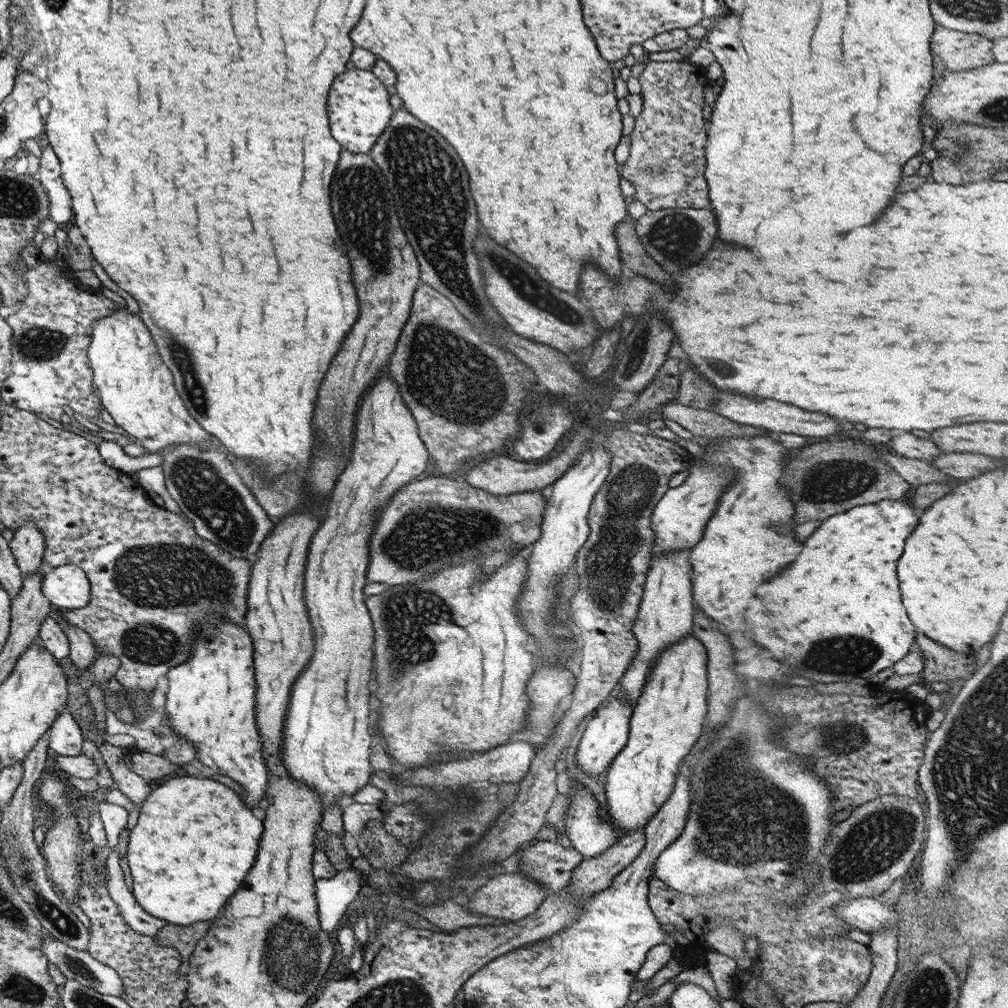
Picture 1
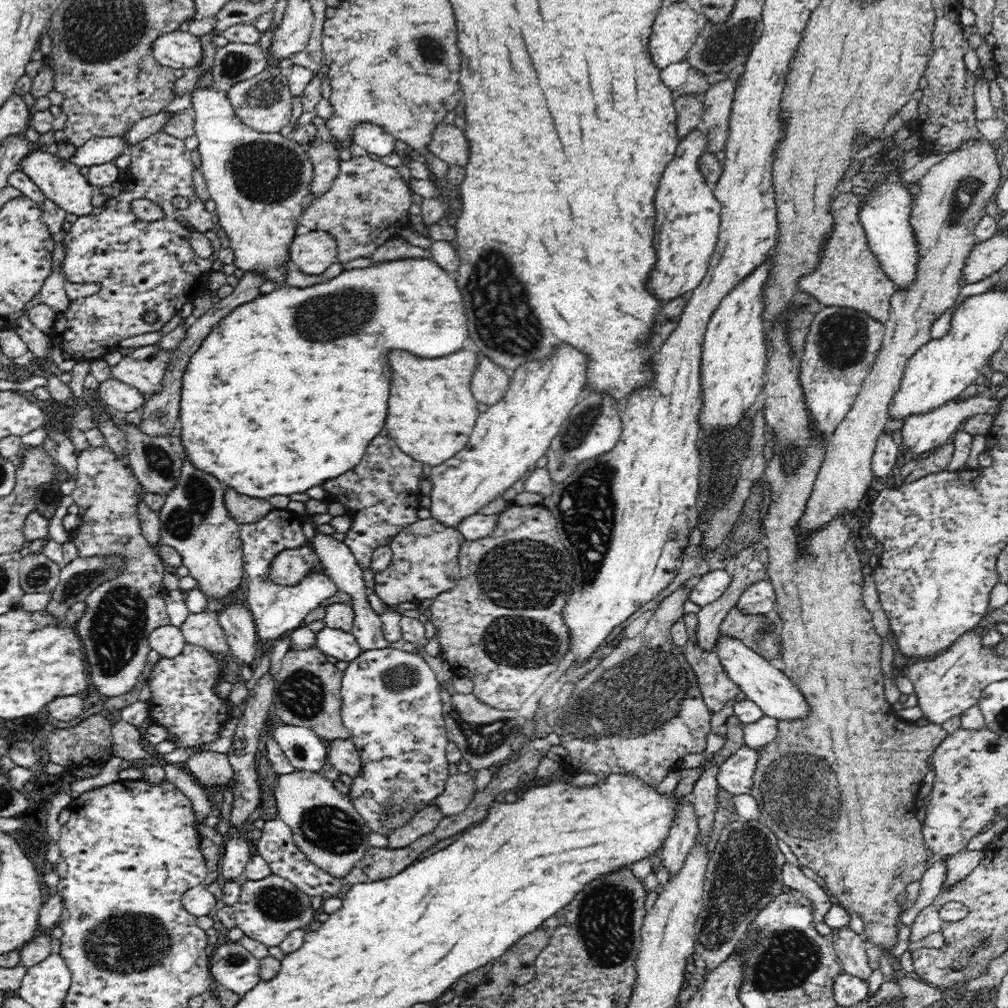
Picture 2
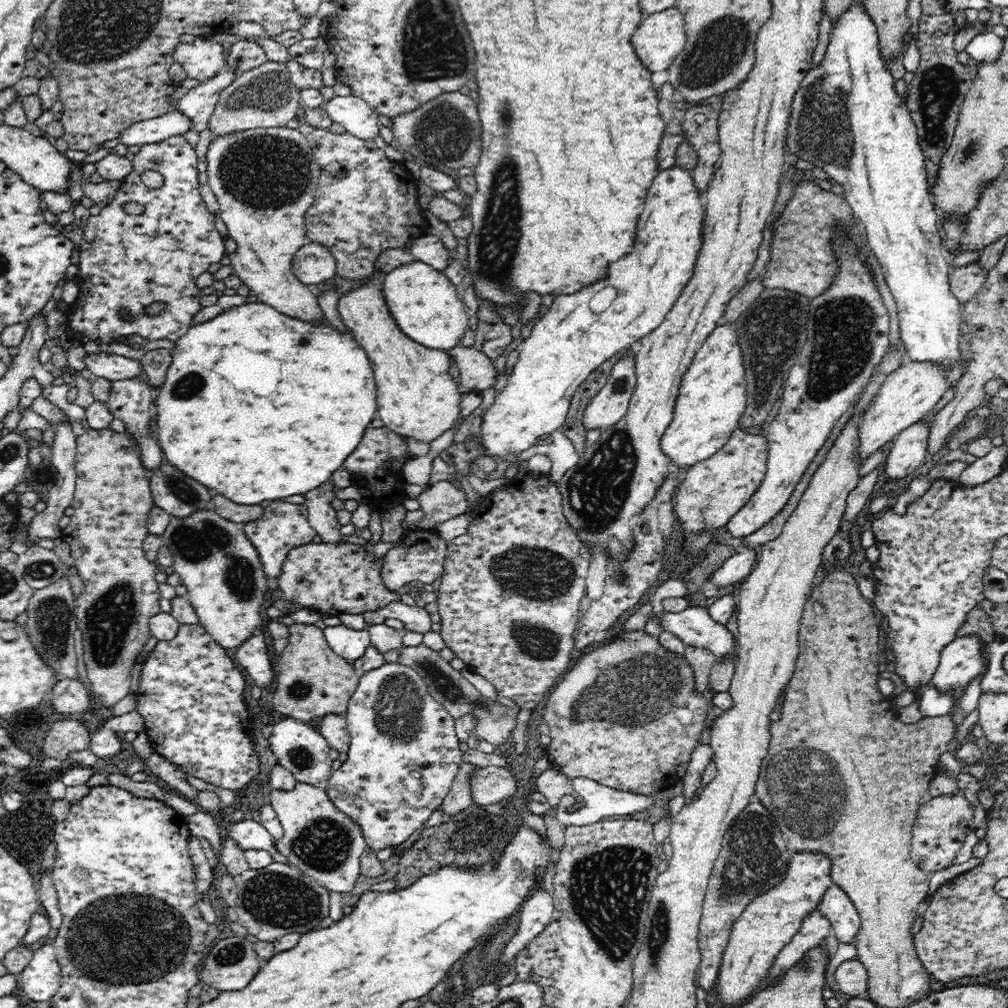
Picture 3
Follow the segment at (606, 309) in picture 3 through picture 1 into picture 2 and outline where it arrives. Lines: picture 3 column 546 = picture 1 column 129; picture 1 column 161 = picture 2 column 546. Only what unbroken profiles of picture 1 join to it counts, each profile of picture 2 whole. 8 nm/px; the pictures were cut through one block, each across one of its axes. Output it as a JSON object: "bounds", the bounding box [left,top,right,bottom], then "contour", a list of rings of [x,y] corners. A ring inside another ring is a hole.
{"bounds":[429,348,587,529],"contour":[[[562,348],[546,362],[528,362],[514,370],[504,398],[478,415],[468,444],[453,458],[432,467],[429,506],[432,519],[458,529],[465,519],[500,498],[532,468],[540,465],[551,440],[560,432],[585,388],[587,356]]]}

